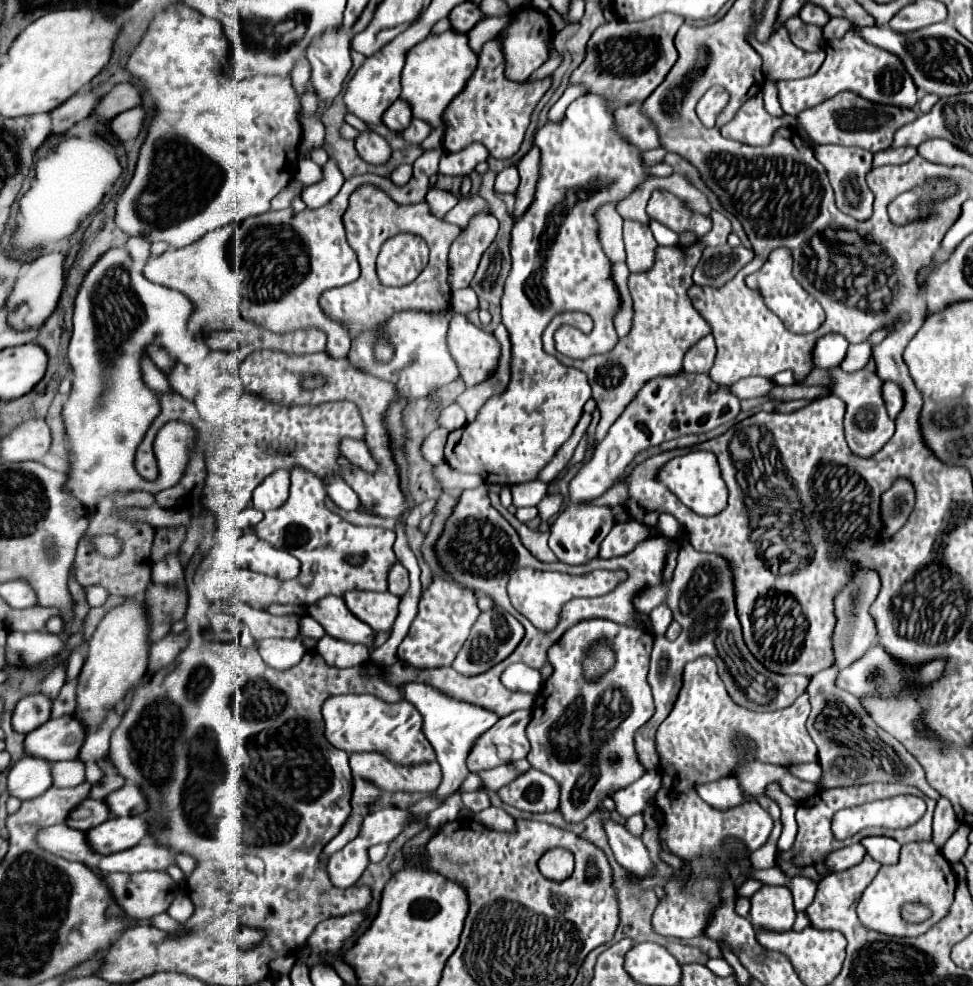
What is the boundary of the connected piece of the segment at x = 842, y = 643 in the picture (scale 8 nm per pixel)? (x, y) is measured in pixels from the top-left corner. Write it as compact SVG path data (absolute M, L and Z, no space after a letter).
M860 569L850 579L846 589L836 595L836 619L838 619L836 631L834 631L836 667L840 667L840 669L848 667L856 659L860 659L866 653L866 649L870 649L876 643L876 631L874 631L874 623L872 623L872 619L868 615L868 607L876 599L878 589L880 589L878 575L872 569Z

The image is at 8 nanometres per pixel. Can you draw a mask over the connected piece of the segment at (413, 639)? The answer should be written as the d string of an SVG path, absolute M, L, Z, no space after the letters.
M434 577L426 593L418 603L416 621L412 621L408 635L398 647L398 659L414 667L442 667L450 665L466 641L470 627L478 619L480 609L476 607L476 595L470 589L458 587L444 577Z

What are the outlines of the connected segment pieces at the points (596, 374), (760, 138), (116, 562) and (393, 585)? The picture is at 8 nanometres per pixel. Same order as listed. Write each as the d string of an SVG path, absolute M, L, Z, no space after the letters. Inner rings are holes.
M710 211L710 219L712 219L712 229L698 239L696 245L692 247L682 247L682 245L674 245L674 247L656 247L656 259L654 265L648 271L642 273L630 273L628 277L628 289L632 295L632 309L634 309L634 317L632 317L632 329L626 337L620 337L616 347L608 353L600 353L600 355L590 355L586 359L570 359L566 355L562 355L556 349L556 341L554 341L554 333L562 327L562 325L570 325L580 329L582 333L590 333L594 321L590 319L590 315L586 313L562 313L556 319L550 321L550 325L544 331L544 349L546 353L554 355L560 363L576 367L580 371L584 371L588 375L590 387L592 387L592 399L598 403L598 409L602 413L602 419L596 427L596 439L602 441L602 437L606 435L606 431L610 429L610 425L618 419L618 415L624 411L624 407L630 403L630 399L634 399L634 395L638 393L638 389L642 387L642 383L646 383L646 379L652 379L654 375L674 375L682 369L682 357L684 353L704 335L710 333L708 323L698 315L698 311L692 307L690 297L688 297L688 289L692 287L692 271L698 265L702 251L706 247L714 247L714 245L724 245L726 237L730 235L732 227L726 215L718 213L718 211Z
M758 93L738 109L734 119L726 123L720 133L746 145L766 145L778 127L796 127L796 119L788 115L786 119L774 119L772 115L766 115L762 93Z
M128 491L124 495L122 493L112 493L112 495L106 495L98 503L98 515L94 515L90 519L90 527L78 543L78 555L76 555L76 561L74 561L76 579L78 579L80 585L84 585L84 587L100 585L108 593L122 595L122 597L140 597L140 595L144 595L146 587L150 585L150 569L152 569L150 547L152 547L152 539L154 539L154 527L148 525L148 523L126 523L126 521L116 519L110 513L118 507L150 507L150 505L154 505L154 495L146 493L146 491ZM96 535L114 535L114 537L118 537L118 541L122 543L120 553L112 559L102 557L90 541Z
M398 561L392 565L390 573L388 573L388 591L398 597L402 597L408 591L408 571L404 569L404 565L400 565Z

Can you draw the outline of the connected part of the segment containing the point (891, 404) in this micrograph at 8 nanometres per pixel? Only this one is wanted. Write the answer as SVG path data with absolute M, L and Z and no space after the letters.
M888 381L888 383L882 385L882 397L884 397L884 403L886 403L888 415L896 417L898 411L902 409L902 389L896 383Z

